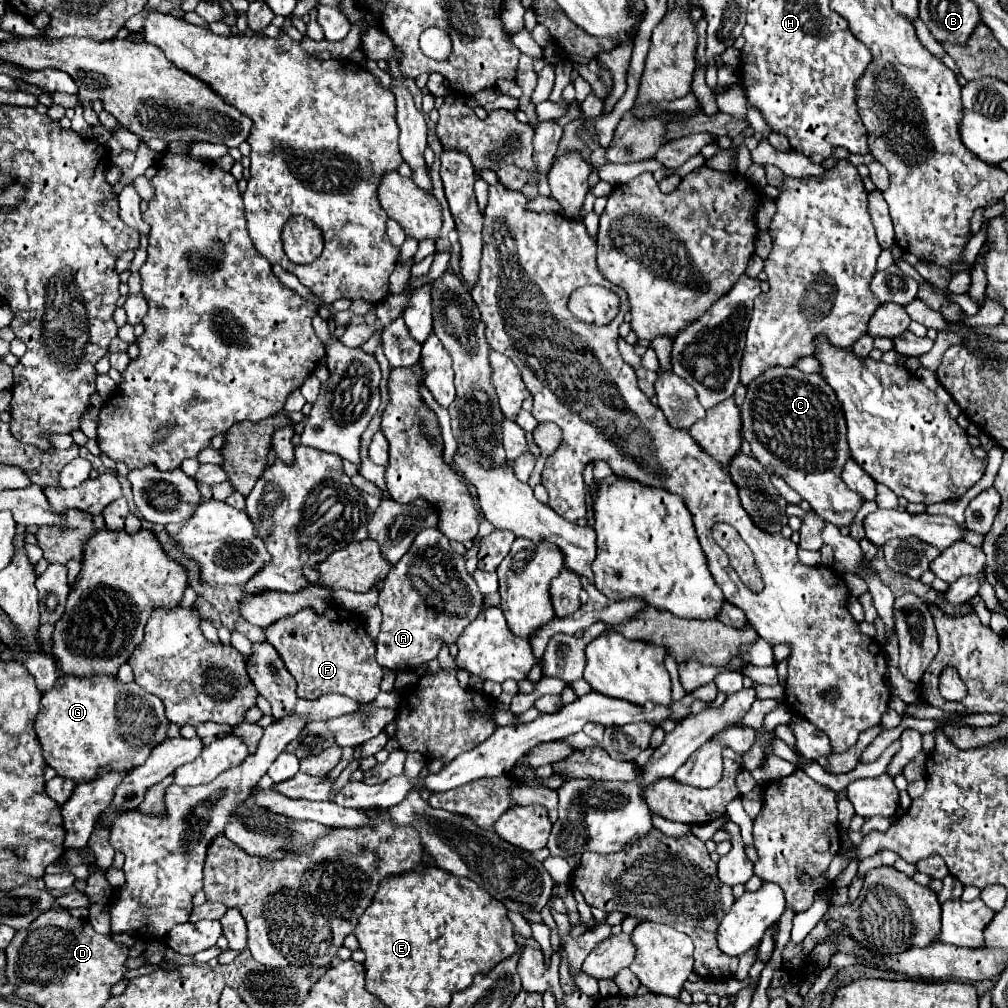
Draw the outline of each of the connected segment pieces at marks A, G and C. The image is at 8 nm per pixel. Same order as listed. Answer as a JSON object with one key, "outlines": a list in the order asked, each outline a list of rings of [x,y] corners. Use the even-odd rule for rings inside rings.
{"outlines":[[[[421,530],[413,542],[413,546],[409,548],[409,552],[395,564],[395,568],[389,572],[389,576],[385,578],[385,582],[381,584],[381,590],[379,590],[379,608],[383,612],[383,624],[381,624],[381,632],[379,632],[379,638],[377,638],[377,662],[383,666],[383,668],[389,668],[389,670],[395,670],[395,668],[415,668],[423,662],[429,662],[437,656],[441,644],[451,644],[451,642],[457,642],[459,634],[465,630],[465,626],[469,622],[473,622],[477,618],[477,614],[481,612],[481,606],[483,606],[483,594],[477,590],[477,584],[473,580],[473,576],[467,574],[465,570],[465,560],[461,554],[457,554],[451,546],[449,546],[449,540],[439,532],[439,530]]],[[[63,676],[41,698],[41,710],[35,718],[35,732],[39,736],[47,766],[55,768],[59,776],[71,778],[79,784],[111,770],[133,770],[143,764],[151,750],[167,738],[167,724],[169,720],[161,698],[145,692],[135,682],[123,684],[115,676]]],[[[795,366],[765,370],[747,386],[741,416],[745,440],[769,472],[781,476],[823,520],[835,526],[853,522],[863,500],[841,480],[843,462],[851,458],[847,424],[833,388],[821,374],[805,374]]]]}

